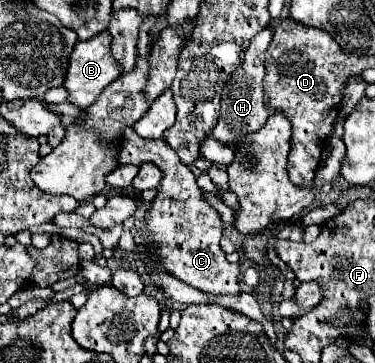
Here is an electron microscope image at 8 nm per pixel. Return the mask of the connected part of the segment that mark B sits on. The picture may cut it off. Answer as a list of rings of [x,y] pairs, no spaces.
[[[103,31],[87,41],[79,41],[69,57],[69,69],[67,69],[67,77],[63,87],[67,89],[69,97],[67,101],[71,101],[73,105],[77,105],[79,109],[87,109],[89,105],[95,103],[95,99],[101,95],[101,91],[119,77],[119,65],[115,63],[109,47],[111,47],[111,33]]]

